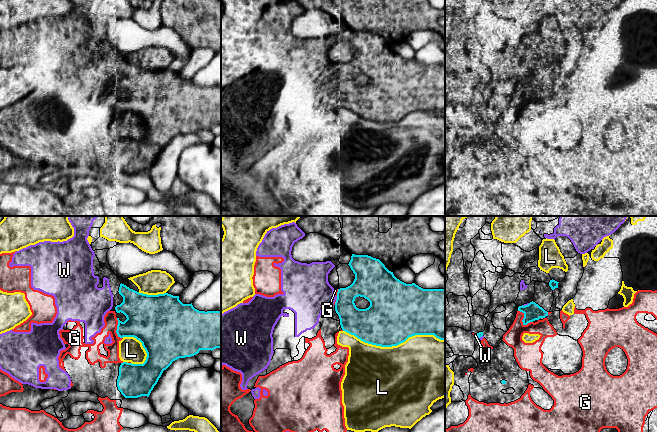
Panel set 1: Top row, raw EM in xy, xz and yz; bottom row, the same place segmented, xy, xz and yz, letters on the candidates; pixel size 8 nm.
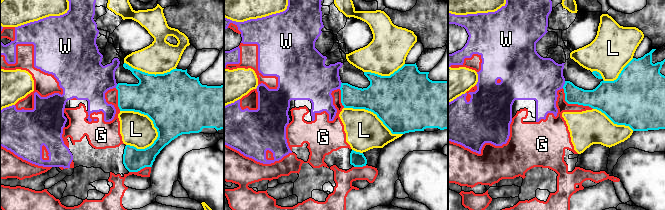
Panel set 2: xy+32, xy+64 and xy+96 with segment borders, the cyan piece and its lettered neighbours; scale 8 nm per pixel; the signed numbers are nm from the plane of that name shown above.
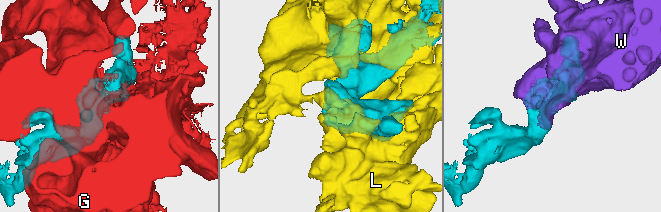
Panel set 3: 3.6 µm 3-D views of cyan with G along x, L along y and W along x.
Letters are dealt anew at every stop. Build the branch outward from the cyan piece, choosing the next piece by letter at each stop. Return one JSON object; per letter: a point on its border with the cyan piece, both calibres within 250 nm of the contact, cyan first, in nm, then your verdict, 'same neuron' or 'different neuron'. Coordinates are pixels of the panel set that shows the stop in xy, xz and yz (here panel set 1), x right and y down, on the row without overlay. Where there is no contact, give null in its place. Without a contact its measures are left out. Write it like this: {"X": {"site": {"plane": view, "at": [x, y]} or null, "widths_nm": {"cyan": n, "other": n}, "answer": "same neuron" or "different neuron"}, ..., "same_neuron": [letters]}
{"G": {"site": {"plane": "yz", "at": [522, 97]}, "widths_nm": {"cyan": 140, "other": 160}, "answer": "different neuron"}, "L": {"site": {"plane": "xz", "at": [394, 121]}, "widths_nm": {"cyan": 440, "other": 480}, "answer": "different neuron"}, "W": {"site": {"plane": "yz", "at": [478, 113]}, "widths_nm": {"cyan": 50, "other": 20}, "answer": "same neuron"}, "same_neuron": ["W"]}

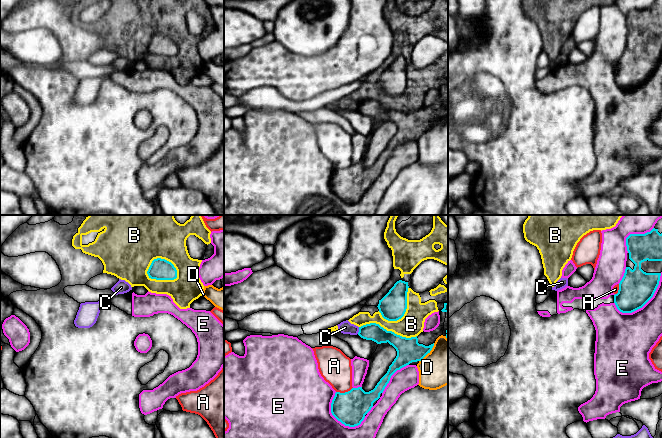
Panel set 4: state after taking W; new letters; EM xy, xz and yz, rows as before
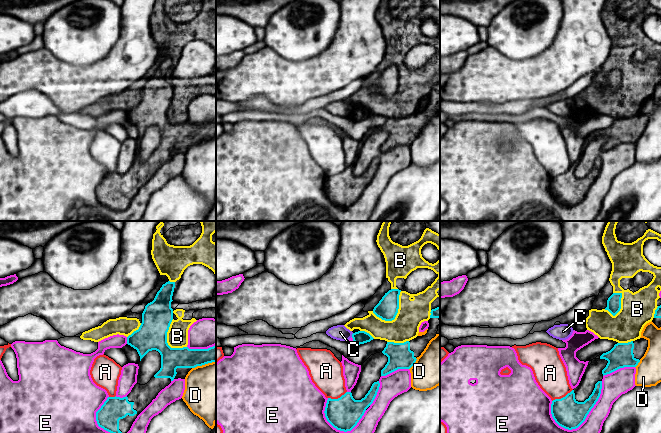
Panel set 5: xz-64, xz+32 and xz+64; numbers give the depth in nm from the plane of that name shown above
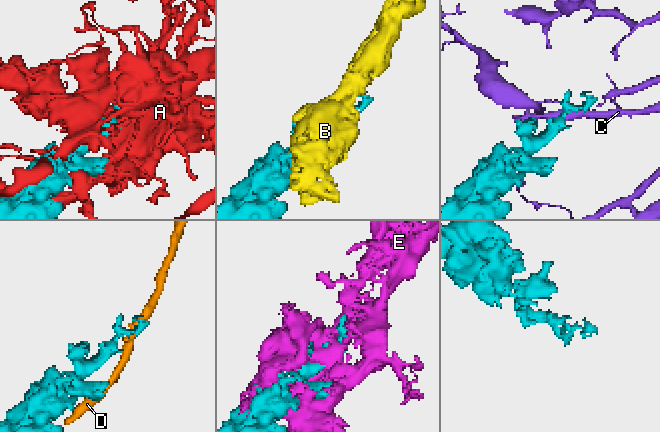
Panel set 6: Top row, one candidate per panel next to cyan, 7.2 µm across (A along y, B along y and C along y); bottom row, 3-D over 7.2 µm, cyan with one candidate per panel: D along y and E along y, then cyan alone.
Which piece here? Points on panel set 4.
{"A": {"site": {"plane": "xz", "at": [345, 168]}, "widths_nm": {"cyan": 260, "other": 260}, "answer": "different neuron"}, "B": {"site": {"plane": "xy", "at": [161, 55]}, "widths_nm": {"cyan": 180, "other": 240}, "answer": "different neuron"}, "C": {"site": {"plane": "xz", "at": [359, 106]}, "widths_nm": {"cyan": 140, "other": 110}, "answer": "different neuron"}, "D": {"site": {"plane": "xz", "at": [428, 128]}, "widths_nm": {"cyan": 190, "other": 340}, "answer": "different neuron"}, "E": {"site": {"plane": "yz", "at": [645, 79]}, "widths_nm": {"cyan": 280, "other": 340}, "answer": "different neuron"}, "same_neuron": []}

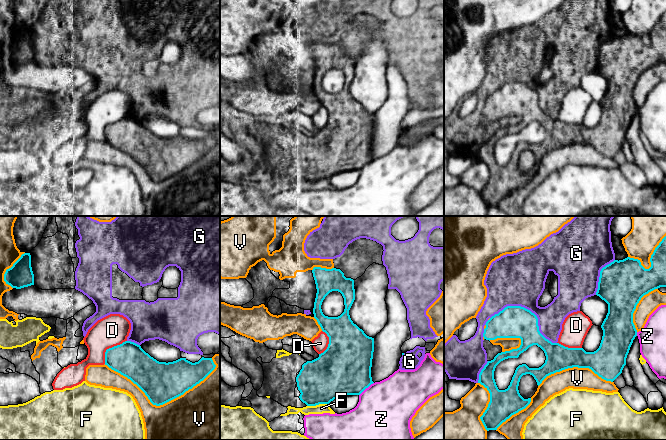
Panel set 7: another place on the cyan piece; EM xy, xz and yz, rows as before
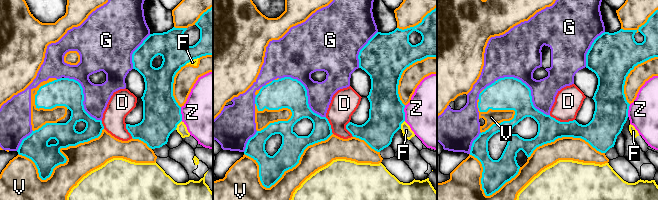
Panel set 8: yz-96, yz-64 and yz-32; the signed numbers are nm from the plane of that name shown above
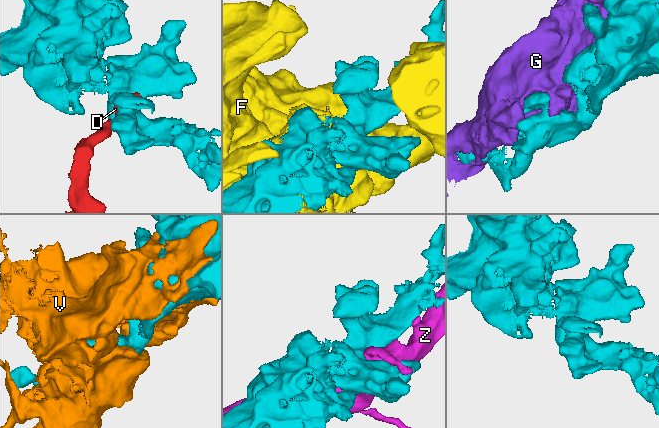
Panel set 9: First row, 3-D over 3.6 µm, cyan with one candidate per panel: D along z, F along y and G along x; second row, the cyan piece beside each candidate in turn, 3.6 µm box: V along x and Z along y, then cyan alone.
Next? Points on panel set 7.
{"D": {"site": {"plane": "xy", "at": [109, 124]}, "widths_nm": {"cyan": 280, "other": 260}, "answer": "different neuron"}, "F": {"site": {"plane": "xz", "at": [317, 180]}, "widths_nm": {"cyan": 360, "other": 80}, "answer": "different neuron"}, "G": {"site": {"plane": "yz", "at": [529, 86]}, "widths_nm": {"cyan": 260, "other": 400}, "answer": "different neuron"}, "V": {"site": {"plane": "xy", "at": [159, 181]}, "widths_nm": {"cyan": 320, "other": 480}, "answer": "different neuron"}, "Z": {"site": {"plane": "xz", "at": [366, 163]}, "widths_nm": {"cyan": 420, "other": 440}, "answer": "different neuron"}, "same_neuron": []}

